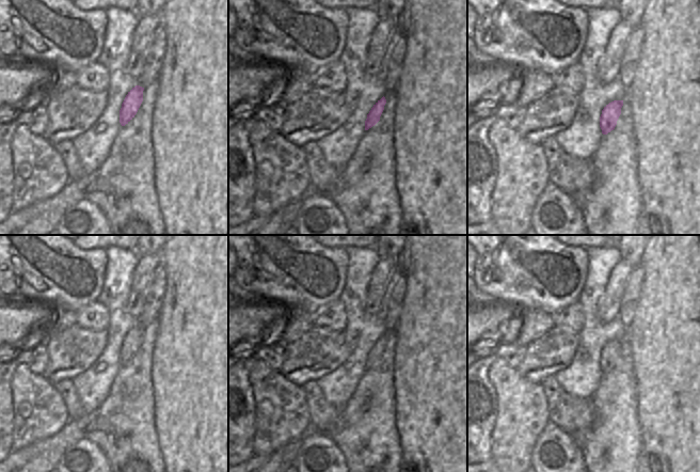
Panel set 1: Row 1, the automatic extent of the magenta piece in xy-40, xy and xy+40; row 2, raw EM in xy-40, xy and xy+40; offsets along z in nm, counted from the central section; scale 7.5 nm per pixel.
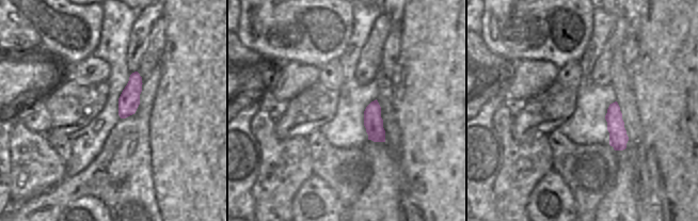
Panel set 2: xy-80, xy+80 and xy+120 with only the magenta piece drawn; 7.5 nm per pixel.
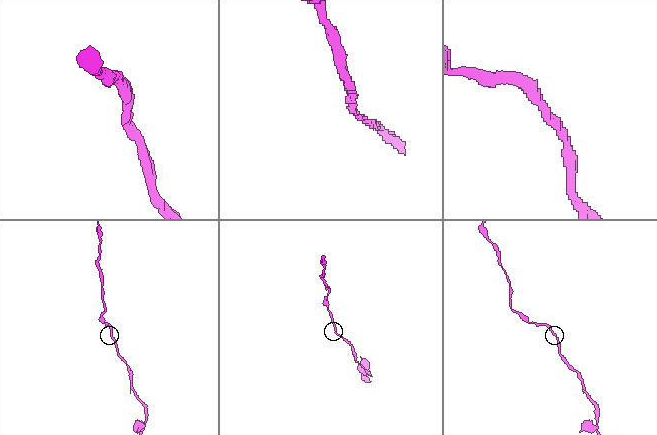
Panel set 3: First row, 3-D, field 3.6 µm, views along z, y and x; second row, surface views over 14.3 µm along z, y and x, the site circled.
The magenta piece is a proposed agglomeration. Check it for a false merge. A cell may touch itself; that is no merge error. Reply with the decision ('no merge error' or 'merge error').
no merge error

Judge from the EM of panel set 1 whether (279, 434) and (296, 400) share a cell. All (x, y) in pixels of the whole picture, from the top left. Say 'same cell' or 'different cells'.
same cell

